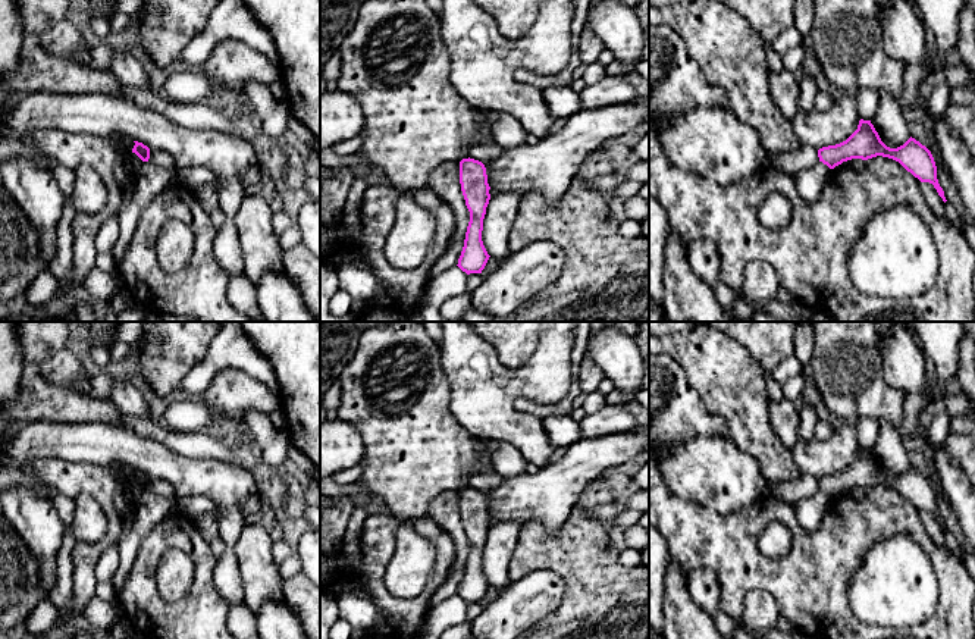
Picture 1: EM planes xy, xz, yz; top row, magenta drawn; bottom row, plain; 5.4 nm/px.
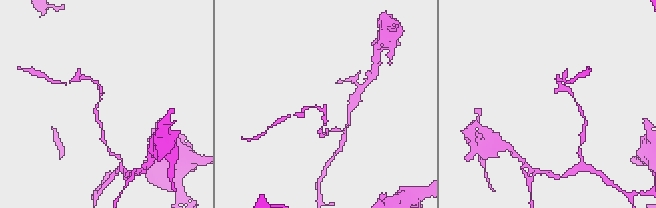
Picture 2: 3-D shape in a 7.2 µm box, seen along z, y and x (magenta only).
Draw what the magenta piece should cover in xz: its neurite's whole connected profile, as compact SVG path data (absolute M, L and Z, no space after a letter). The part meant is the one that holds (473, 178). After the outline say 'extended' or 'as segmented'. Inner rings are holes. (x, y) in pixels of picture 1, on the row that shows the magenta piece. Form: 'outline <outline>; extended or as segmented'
outline M470 157L463 159L460 162L460 184L470 212L470 222L457 266L467 275L482 273L490 257L482 241L483 219L490 200L485 165Z; as segmented

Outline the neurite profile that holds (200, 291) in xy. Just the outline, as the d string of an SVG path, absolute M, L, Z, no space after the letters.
M176 181L144 209L117 264L123 286L150 311L195 322L251 322L229 300L229 275L213 253L216 235L192 189ZM169 220L181 220L194 234L192 256L178 273L164 272L157 261L157 237Z

